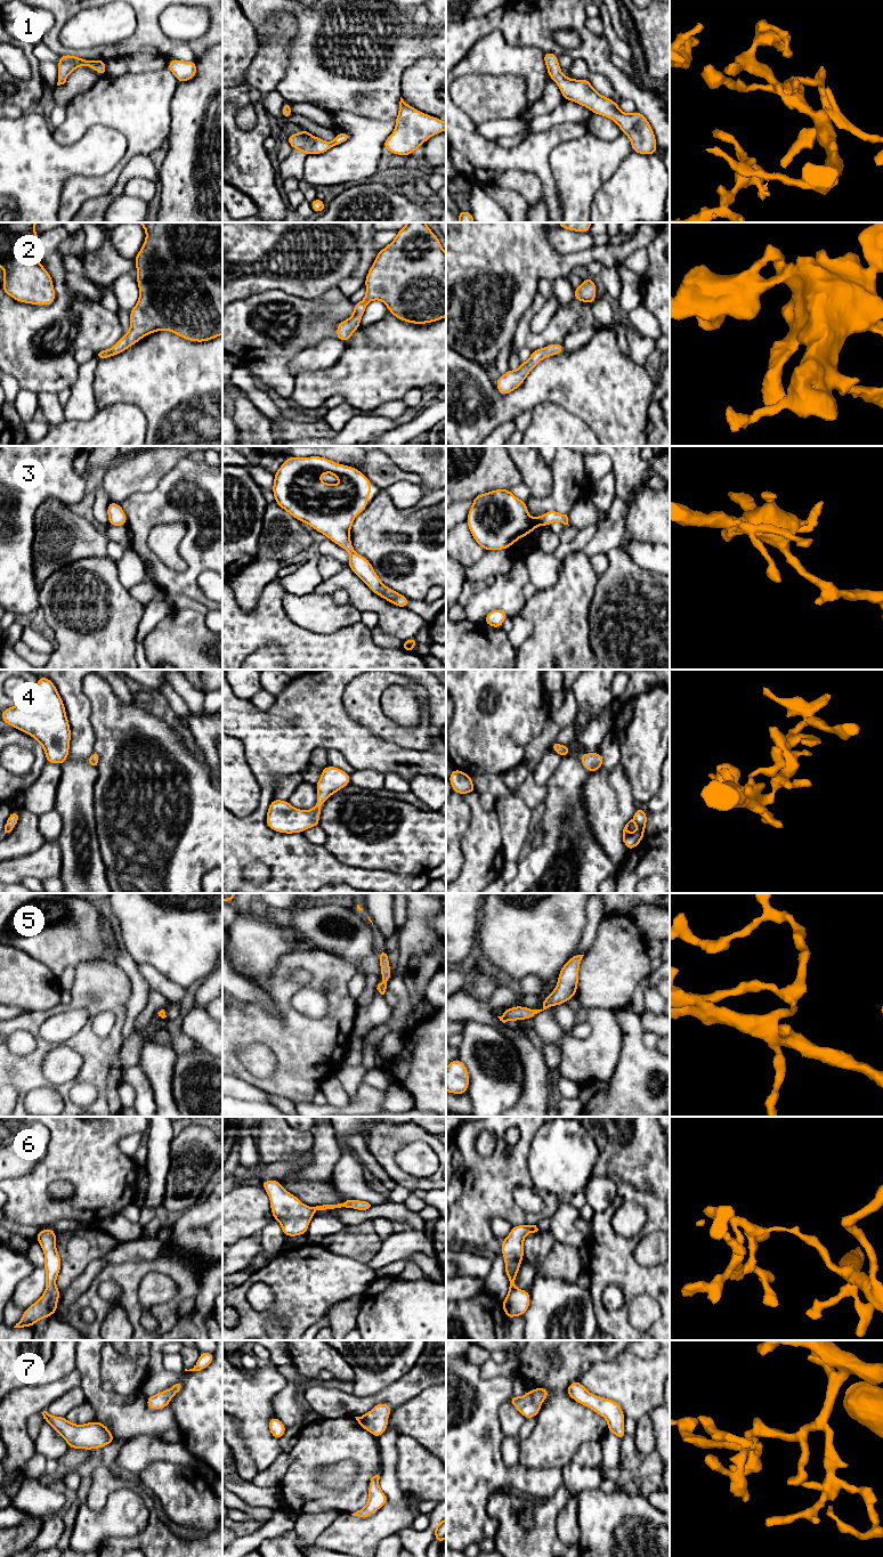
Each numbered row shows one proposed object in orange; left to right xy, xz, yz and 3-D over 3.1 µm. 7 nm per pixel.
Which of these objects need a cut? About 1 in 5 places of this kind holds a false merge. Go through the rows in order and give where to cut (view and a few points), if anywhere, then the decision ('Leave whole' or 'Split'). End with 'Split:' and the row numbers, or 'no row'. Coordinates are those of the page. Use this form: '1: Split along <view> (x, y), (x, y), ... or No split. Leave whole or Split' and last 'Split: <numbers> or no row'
1: No split. Leave whole
2: No split. Leave whole
3: No split. Leave whole
4: No split. Leave whole
5: No split. Leave whole
6: No split. Leave whole
7: No split. Leave whole
Split: no row

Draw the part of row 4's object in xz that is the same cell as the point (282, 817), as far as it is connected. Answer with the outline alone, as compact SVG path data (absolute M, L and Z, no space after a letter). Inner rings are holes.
M332 765L322 769L317 781L317 802L310 810L293 808L289 801L273 798L266 816L267 826L277 833L303 833L319 825L321 806L333 794L350 784L350 775Z

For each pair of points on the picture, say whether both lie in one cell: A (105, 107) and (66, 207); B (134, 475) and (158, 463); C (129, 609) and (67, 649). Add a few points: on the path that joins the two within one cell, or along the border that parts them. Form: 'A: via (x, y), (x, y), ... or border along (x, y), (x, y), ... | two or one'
A: via (131, 136), (129, 155), (100, 186), (95, 186) | one
B: via (139, 471), (152, 463) | one
C: via (114, 622), (86, 649), (82, 649) | one

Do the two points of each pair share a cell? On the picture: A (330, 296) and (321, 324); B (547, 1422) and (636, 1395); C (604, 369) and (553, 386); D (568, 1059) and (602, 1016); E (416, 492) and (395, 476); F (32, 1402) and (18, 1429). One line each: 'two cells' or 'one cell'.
A: one cell
B: two cells
C: one cell
D: one cell
E: two cells
F: one cell

